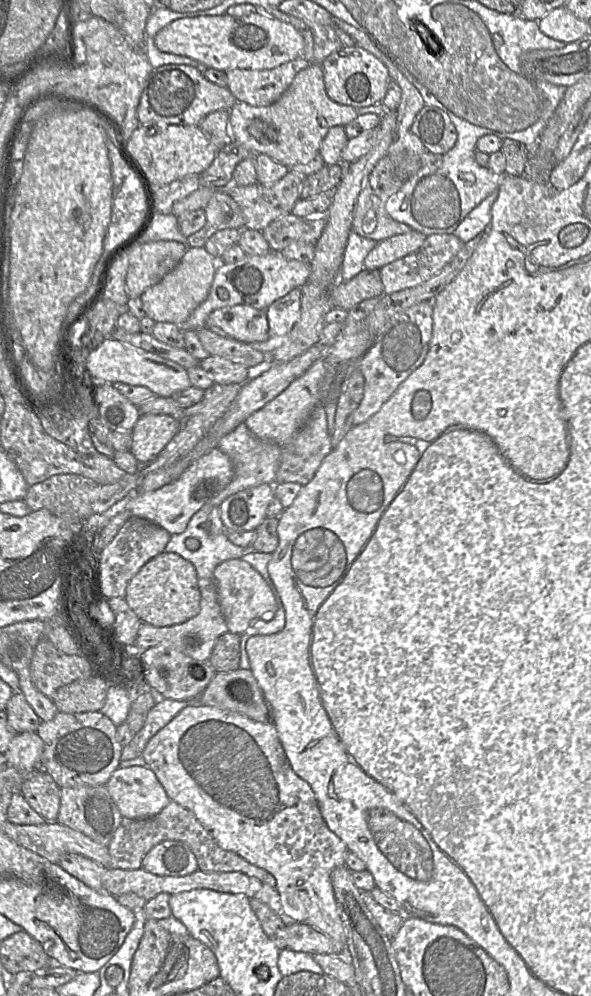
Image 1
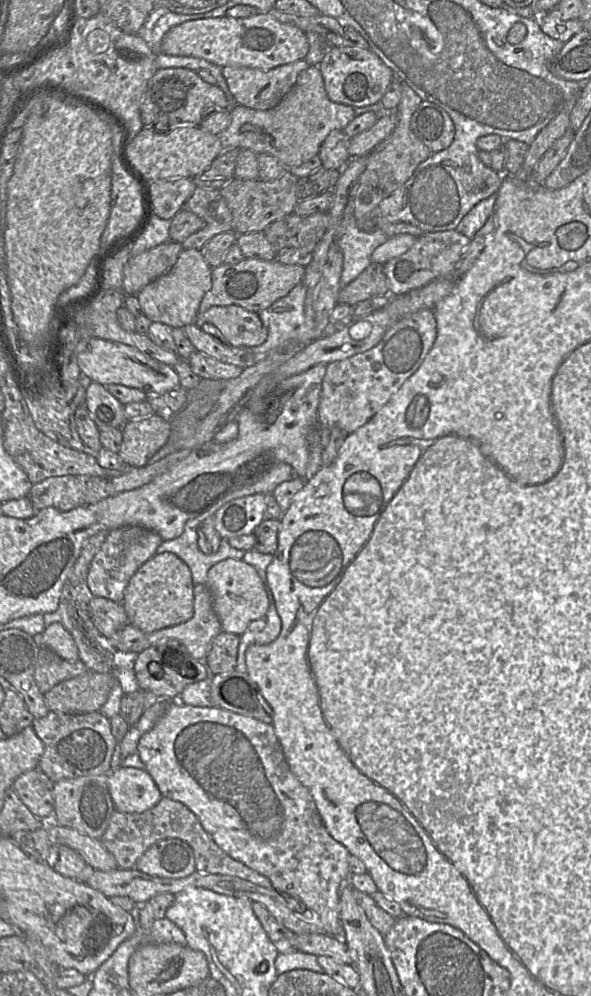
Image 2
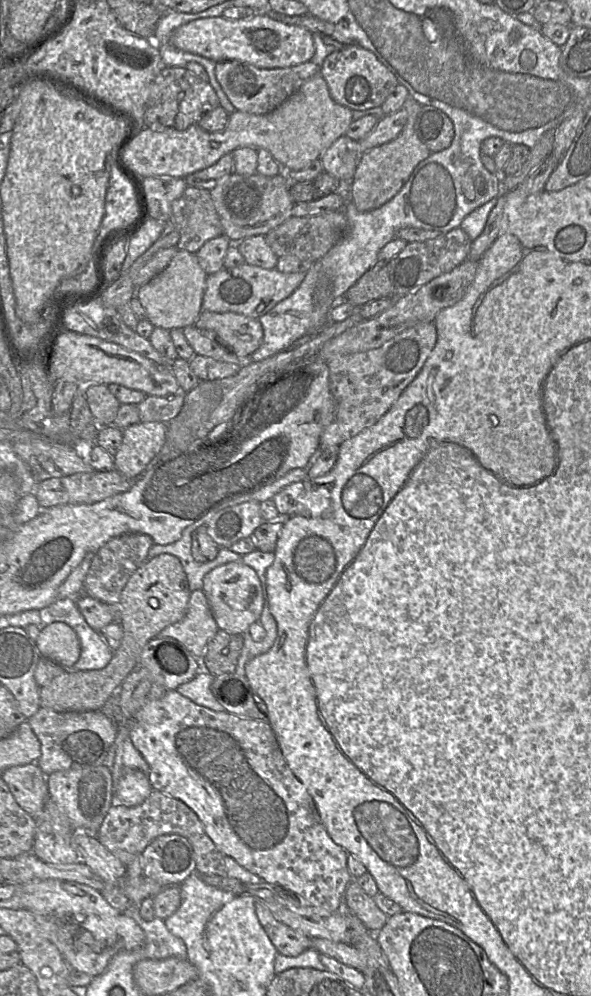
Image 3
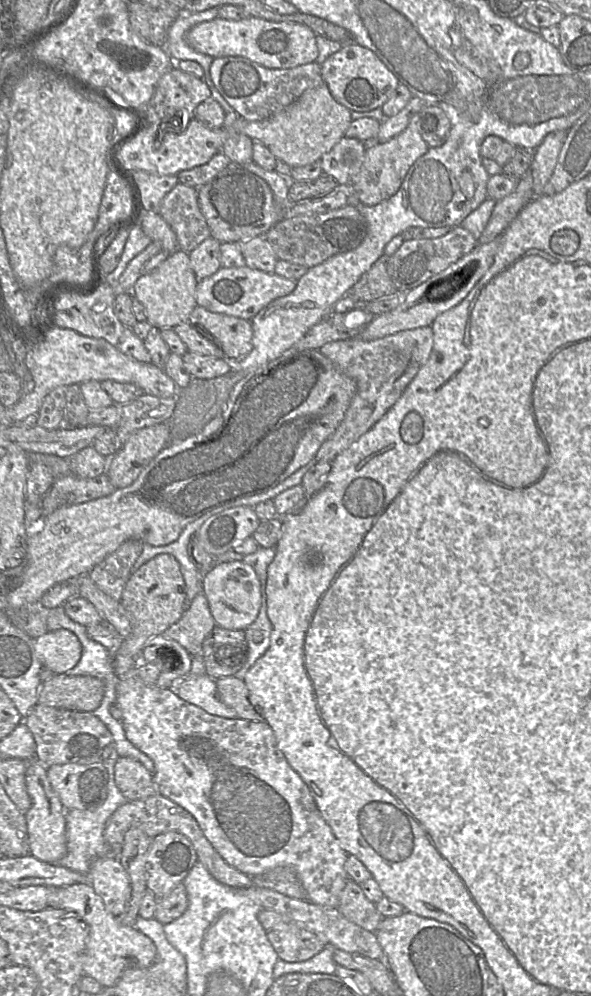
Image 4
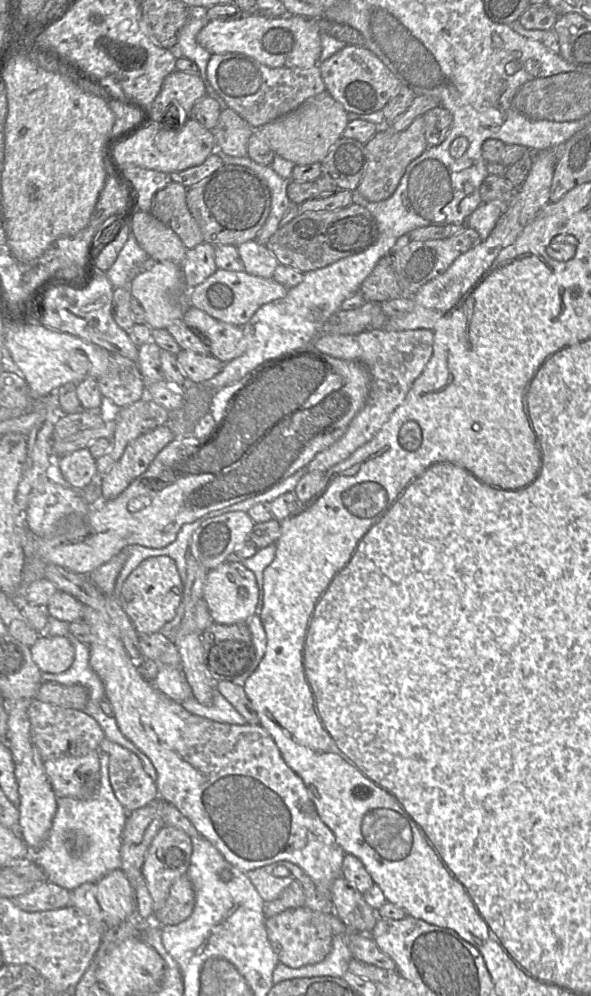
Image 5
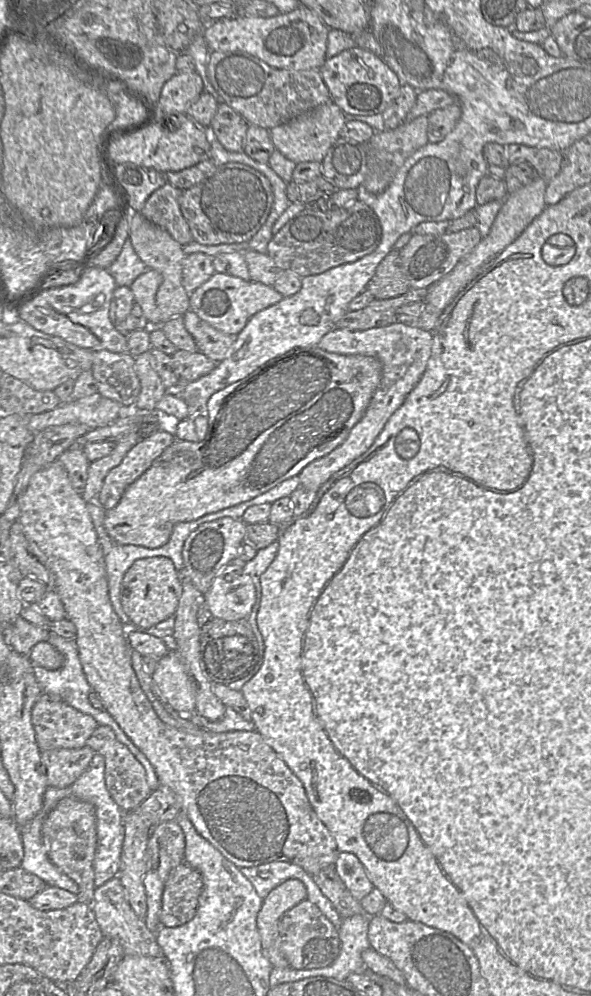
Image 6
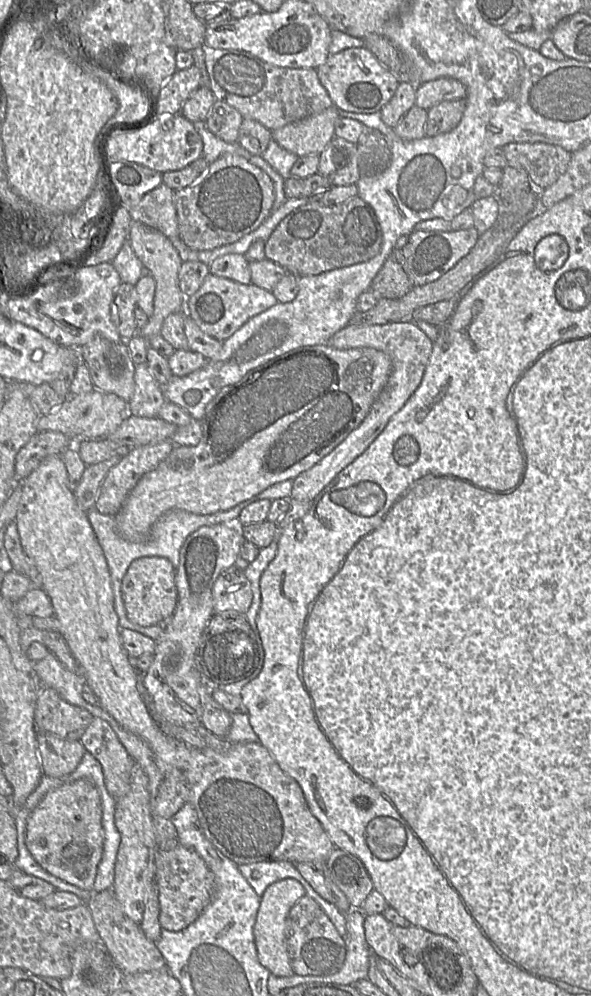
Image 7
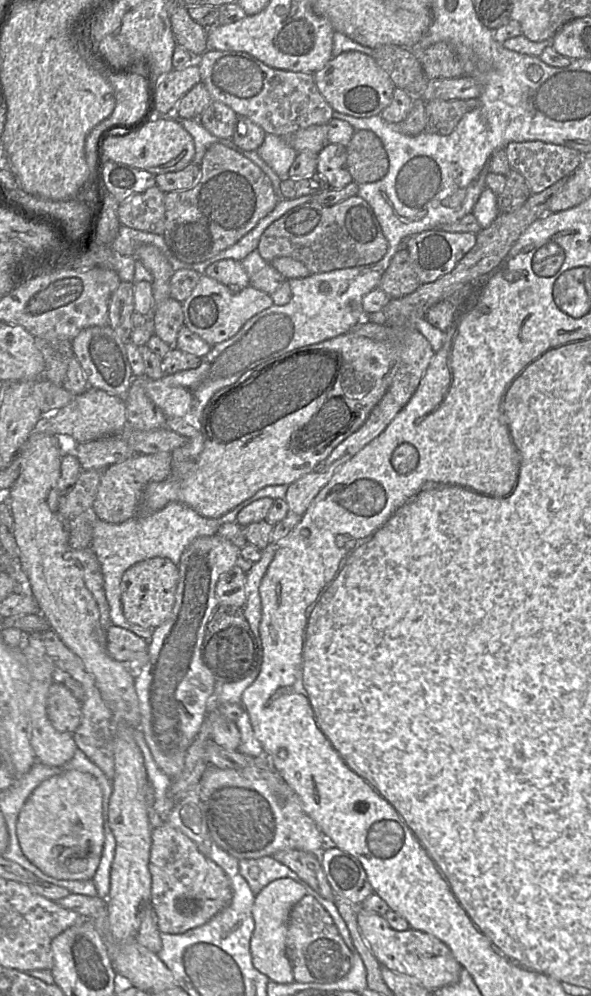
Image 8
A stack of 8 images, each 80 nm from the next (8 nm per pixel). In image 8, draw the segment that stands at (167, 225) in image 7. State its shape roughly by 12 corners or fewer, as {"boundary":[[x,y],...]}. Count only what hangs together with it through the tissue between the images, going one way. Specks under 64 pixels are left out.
{"boundary":[[155,185],[118,207],[121,225],[162,236],[165,194]]}

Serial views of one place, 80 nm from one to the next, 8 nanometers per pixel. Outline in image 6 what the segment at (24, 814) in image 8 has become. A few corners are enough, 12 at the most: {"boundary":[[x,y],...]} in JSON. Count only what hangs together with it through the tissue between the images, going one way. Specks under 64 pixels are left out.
{"boundary":[[61,799],[41,828],[51,862],[92,904],[94,806]]}

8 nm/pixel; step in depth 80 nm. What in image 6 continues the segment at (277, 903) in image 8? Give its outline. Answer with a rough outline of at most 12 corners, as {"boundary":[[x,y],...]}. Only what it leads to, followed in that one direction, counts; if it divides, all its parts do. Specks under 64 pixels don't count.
{"boundary":[[299,879],[263,899],[257,916],[262,950],[274,968],[290,968],[278,949],[279,920],[307,899]]}

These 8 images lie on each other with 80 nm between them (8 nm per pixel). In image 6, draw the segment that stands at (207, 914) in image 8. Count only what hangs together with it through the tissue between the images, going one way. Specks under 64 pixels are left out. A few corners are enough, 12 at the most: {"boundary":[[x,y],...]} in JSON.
{"boundary":[[186,862],[171,870],[162,895],[161,927],[191,921],[203,891]]}

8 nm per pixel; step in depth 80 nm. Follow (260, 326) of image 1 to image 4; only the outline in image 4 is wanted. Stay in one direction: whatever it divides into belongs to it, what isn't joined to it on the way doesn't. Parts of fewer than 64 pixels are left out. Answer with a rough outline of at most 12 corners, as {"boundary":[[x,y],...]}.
{"boundary":[[201,306],[188,322],[218,340],[228,361],[253,348],[250,320],[211,312]]}

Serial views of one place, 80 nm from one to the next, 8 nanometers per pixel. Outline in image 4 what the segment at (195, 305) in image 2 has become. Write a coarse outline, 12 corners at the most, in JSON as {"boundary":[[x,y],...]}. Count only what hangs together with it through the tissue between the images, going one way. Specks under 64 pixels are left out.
{"boundary":[[179,249],[132,289],[153,328],[189,323],[198,279]]}

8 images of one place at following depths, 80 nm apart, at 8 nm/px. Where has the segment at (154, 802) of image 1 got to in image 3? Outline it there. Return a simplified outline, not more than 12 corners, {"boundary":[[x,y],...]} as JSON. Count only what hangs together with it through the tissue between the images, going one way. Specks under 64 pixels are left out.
{"boundary":[[128,770],[113,786],[113,805],[138,806],[152,791],[147,774]]}

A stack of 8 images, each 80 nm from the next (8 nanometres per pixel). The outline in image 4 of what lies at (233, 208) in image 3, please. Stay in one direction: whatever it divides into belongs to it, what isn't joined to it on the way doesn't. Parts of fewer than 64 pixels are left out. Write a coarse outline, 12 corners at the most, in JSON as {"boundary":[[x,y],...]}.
{"boundary":[[230,163],[197,188],[211,237],[242,243],[285,217],[268,183]]}

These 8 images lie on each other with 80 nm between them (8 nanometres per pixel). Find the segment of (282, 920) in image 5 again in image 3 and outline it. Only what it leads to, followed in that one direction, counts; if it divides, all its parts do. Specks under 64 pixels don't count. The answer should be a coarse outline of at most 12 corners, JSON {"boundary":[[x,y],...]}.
{"boundary":[[261,903],[255,912],[279,954],[296,957],[311,938],[278,921]]}

